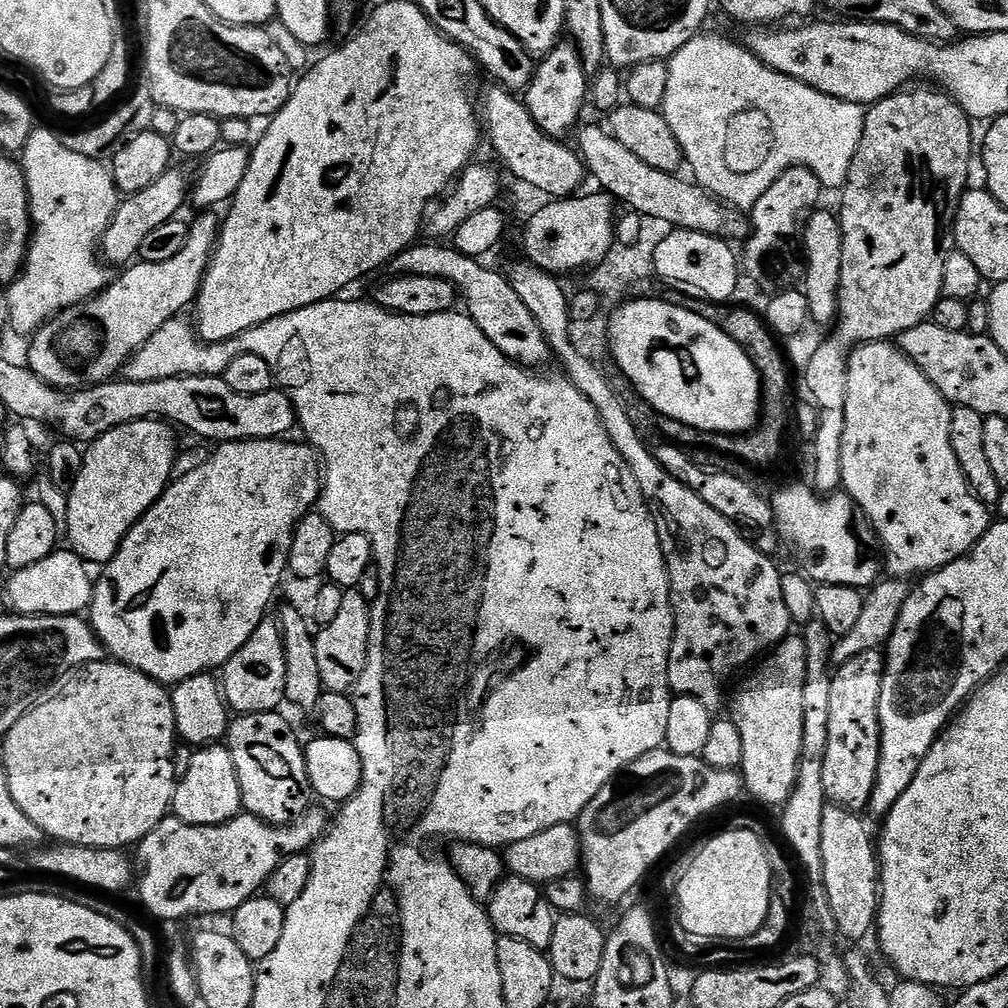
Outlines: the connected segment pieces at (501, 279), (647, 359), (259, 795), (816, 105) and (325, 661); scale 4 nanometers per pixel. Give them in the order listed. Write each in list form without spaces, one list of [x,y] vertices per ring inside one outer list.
[[[417,242],[405,252],[400,252],[393,258],[391,271],[405,276],[421,276],[422,278],[442,278],[456,287],[459,299],[468,303],[467,315],[472,321],[502,350],[507,360],[523,366],[528,370],[539,369],[539,364],[553,359],[552,349],[549,348],[542,330],[538,330],[538,322],[534,322],[534,314],[526,310],[522,298],[518,298],[514,286],[510,286],[507,275],[503,271],[495,272],[492,268],[483,268],[481,261],[475,256],[467,256],[454,246],[444,242]]]
[[[664,300],[626,303],[608,320],[610,356],[654,411],[700,432],[739,436],[755,429],[762,415],[760,375],[717,321]]]
[[[279,711],[237,715],[228,725],[226,747],[234,758],[234,770],[238,770],[243,811],[268,824],[287,826],[313,807],[314,793],[306,774],[305,745],[280,715]]]
[[[695,36],[667,61],[667,66],[664,117],[670,130],[674,130],[674,138],[678,138],[687,167],[692,167],[695,183],[717,200],[737,210],[750,210],[778,182],[780,175],[791,168],[809,168],[825,189],[843,189],[862,138],[865,105],[830,98],[830,94],[822,94],[775,72],[743,43],[735,44],[724,36]]]
[[[359,588],[345,590],[338,615],[315,633],[318,674],[322,674],[322,682],[327,691],[351,693],[355,689],[358,678],[362,678],[362,670],[366,670],[371,625],[370,601],[362,598]]]

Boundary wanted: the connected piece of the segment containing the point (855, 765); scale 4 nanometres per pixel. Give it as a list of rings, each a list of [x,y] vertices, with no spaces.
[[[880,650],[858,654],[858,658],[850,658],[845,664],[839,665],[832,674],[832,686],[830,688],[830,734],[826,738],[826,762],[822,762],[822,786],[824,787],[825,797],[838,808],[847,808],[849,810],[867,809],[872,802],[872,791],[876,785],[878,762],[880,761],[880,719],[878,718],[878,704],[880,695],[882,694],[884,657],[885,653]]]

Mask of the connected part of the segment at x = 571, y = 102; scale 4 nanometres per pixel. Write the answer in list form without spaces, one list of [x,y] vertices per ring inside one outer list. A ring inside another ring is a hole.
[[[560,42],[535,65],[532,82],[523,93],[522,99],[534,122],[547,136],[564,138],[572,127],[575,129],[581,123],[580,111],[584,104],[586,108],[589,96],[590,73],[582,64],[579,47],[571,42]]]

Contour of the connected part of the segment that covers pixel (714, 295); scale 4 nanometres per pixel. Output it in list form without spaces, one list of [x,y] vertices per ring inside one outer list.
[[[677,228],[670,234],[670,238],[662,238],[654,250],[655,275],[672,284],[685,284],[712,300],[728,300],[739,286],[740,276],[742,280],[742,264],[737,249],[735,252],[731,246],[733,247],[727,239]]]

